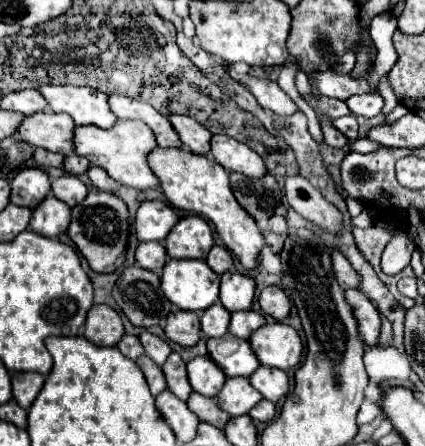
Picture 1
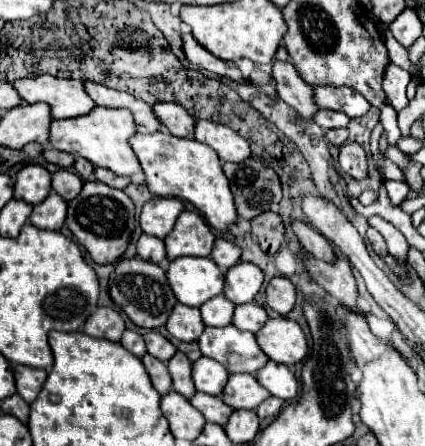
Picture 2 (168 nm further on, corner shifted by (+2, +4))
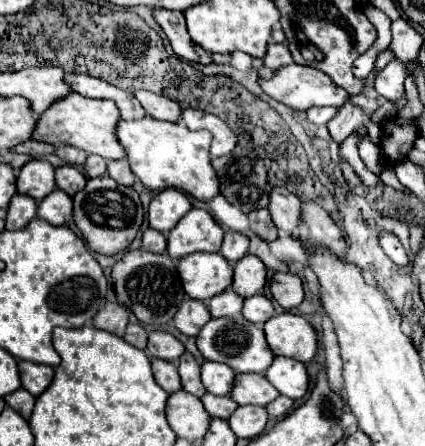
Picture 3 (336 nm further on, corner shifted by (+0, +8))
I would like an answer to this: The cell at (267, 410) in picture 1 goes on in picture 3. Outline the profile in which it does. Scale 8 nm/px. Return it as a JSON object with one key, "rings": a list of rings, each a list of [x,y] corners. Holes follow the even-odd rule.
{"rings":[[[277,396],[277,398],[275,398],[273,402],[269,402],[265,408],[267,408],[269,416],[281,418],[281,416],[285,416],[285,414],[293,408],[293,400],[287,398],[287,396]]]}

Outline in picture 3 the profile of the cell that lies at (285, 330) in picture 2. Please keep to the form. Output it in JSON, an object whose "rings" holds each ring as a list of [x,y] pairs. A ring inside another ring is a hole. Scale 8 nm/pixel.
{"rings":[[[279,314],[265,322],[265,340],[275,356],[309,362],[317,354],[317,334],[313,326],[295,314]]]}

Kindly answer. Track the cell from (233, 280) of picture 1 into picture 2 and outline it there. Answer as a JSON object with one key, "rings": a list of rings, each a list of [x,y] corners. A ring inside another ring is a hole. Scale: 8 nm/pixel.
{"rings":[[[239,262],[225,272],[223,294],[233,304],[247,304],[253,302],[261,286],[263,286],[261,268],[249,262]]]}

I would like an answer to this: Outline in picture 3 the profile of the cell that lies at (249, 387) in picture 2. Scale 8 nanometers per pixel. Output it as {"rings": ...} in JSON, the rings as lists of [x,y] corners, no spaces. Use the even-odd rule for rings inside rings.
{"rings":[[[237,374],[235,386],[231,390],[231,398],[241,406],[267,406],[277,396],[279,392],[269,384],[269,380],[263,374]]]}

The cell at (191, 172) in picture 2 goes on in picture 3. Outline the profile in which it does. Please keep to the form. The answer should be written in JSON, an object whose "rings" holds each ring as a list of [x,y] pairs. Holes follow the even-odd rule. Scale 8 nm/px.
{"rings":[[[151,116],[143,120],[119,120],[117,128],[119,142],[127,148],[127,160],[133,174],[149,190],[177,188],[197,200],[211,200],[219,196],[219,176],[211,164],[209,146],[211,134],[203,130],[189,130],[183,122],[159,122]]]}

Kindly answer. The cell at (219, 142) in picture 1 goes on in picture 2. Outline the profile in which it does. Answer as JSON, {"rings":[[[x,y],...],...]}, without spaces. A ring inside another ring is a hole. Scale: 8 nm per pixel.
{"rings":[[[209,120],[195,122],[195,140],[209,144],[223,162],[241,162],[251,156],[249,142],[235,130]]]}

